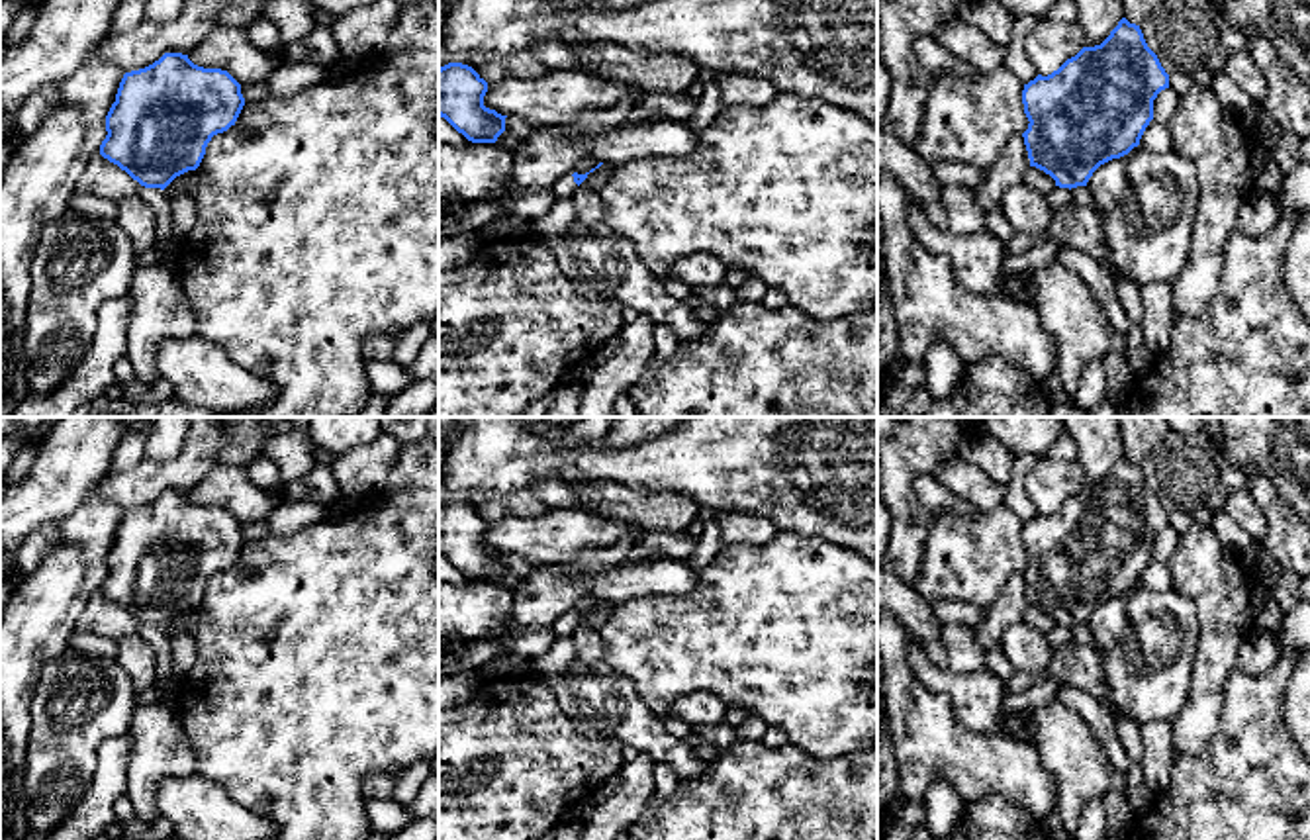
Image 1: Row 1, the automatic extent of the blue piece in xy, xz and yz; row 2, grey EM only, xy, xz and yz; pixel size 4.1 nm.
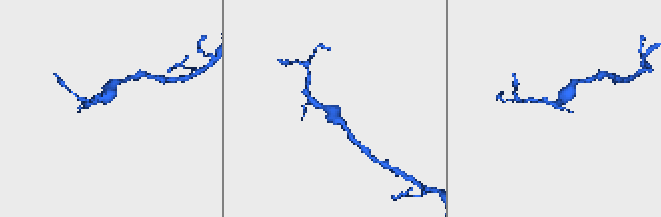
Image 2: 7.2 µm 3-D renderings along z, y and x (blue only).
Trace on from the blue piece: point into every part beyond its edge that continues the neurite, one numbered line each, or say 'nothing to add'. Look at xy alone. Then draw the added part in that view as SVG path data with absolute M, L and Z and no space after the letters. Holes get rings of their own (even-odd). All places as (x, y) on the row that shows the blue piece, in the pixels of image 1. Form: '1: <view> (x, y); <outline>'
nothing to add

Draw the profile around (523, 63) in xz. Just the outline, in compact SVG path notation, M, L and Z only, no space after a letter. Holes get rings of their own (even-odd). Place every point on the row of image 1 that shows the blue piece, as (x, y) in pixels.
M529 49L517 51L515 55L509 55L505 59L472 57L472 69L488 84L493 84L505 78L533 80L548 72L548 69Z

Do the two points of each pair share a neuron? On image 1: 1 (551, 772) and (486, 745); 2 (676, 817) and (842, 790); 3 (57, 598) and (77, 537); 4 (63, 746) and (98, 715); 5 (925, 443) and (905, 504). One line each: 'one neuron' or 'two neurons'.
1: one neuron
2: one neuron
3: one neuron
4: one neuron
5: one neuron

